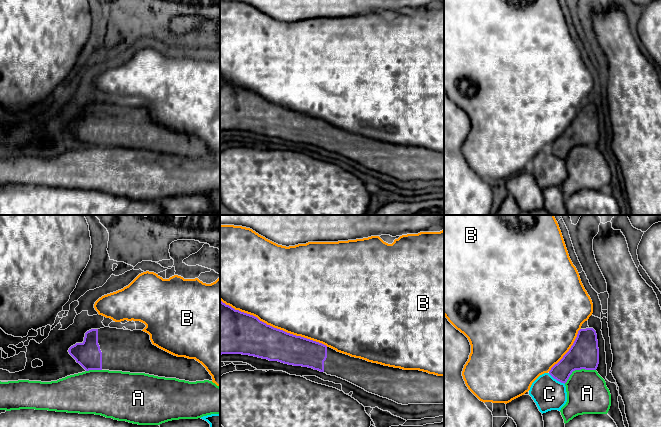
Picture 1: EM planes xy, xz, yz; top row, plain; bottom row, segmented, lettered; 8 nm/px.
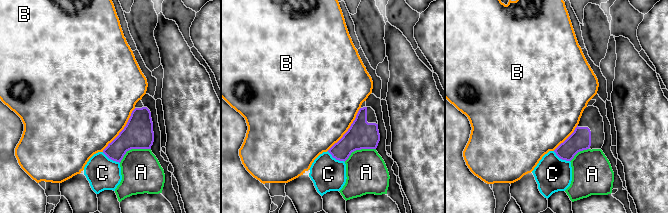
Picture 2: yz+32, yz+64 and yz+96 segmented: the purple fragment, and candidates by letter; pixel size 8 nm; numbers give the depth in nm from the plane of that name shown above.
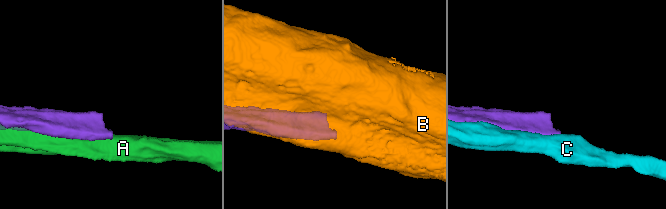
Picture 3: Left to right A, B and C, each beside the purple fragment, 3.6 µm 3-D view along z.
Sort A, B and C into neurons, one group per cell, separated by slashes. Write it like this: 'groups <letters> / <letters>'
groups A / B / C

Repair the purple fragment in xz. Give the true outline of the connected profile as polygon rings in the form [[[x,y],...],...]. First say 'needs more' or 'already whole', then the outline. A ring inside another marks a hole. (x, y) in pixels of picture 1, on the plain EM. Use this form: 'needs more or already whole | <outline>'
needs more | [[[220,76],[220,131],[242,130],[302,142],[346,156],[398,180],[444,180],[444,152],[384,142],[337,128],[326,121],[274,104]]]

